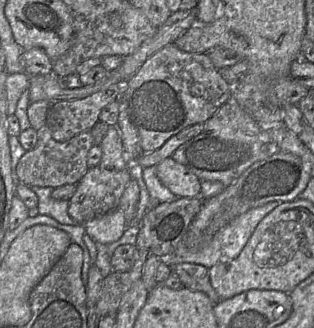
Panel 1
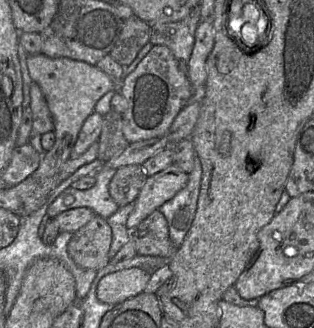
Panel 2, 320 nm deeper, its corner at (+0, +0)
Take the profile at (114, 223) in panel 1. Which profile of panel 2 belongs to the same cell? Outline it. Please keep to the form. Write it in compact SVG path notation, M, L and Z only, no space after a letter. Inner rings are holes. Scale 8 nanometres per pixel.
M172 164L163 171L148 177L141 188L135 201L134 210L129 214L126 227L137 229L138 225L152 212L158 210L164 203L171 200L188 182L188 174L183 172L178 166Z

